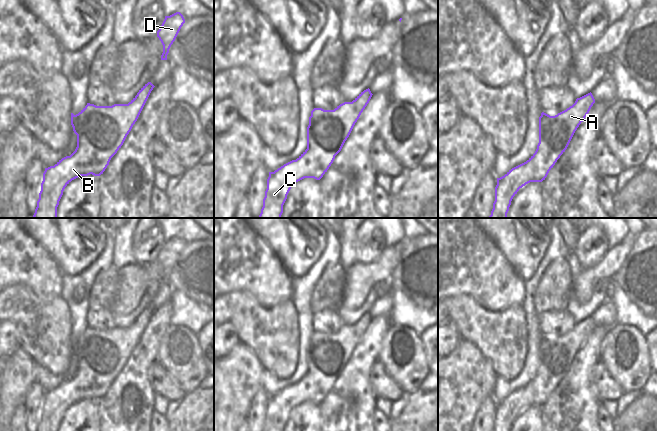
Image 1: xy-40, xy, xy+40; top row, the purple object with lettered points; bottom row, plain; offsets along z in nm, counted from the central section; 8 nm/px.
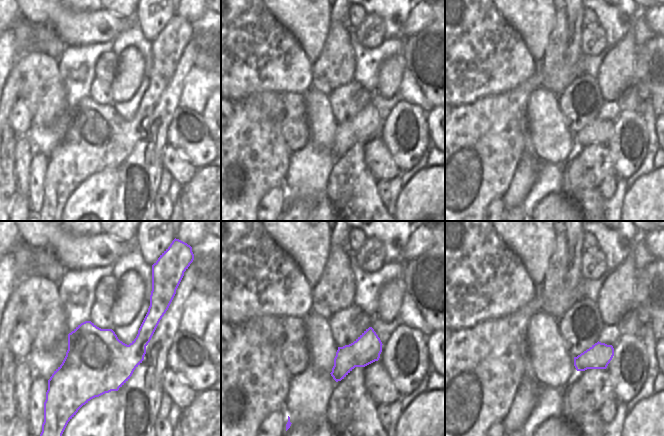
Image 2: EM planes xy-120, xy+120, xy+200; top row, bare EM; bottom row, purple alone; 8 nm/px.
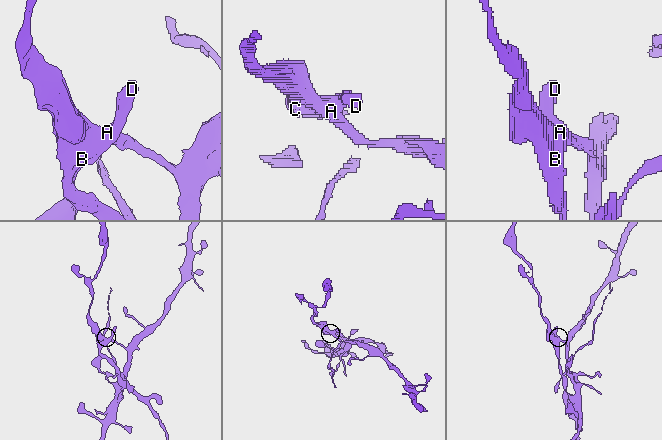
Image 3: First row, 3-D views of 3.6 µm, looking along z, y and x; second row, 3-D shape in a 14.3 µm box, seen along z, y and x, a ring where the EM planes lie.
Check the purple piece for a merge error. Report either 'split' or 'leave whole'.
split

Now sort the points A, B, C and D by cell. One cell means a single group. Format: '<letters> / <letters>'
A D / B C

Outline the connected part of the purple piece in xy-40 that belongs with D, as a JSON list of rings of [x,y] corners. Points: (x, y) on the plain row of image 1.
[[[176,236],[170,240],[165,240],[161,251],[157,255],[157,261],[163,269],[161,284],[167,284],[169,273],[184,247],[185,243],[180,236]]]

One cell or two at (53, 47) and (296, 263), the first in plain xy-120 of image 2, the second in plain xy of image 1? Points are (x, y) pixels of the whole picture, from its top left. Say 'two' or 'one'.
two

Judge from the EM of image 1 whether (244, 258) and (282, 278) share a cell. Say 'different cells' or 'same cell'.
same cell

